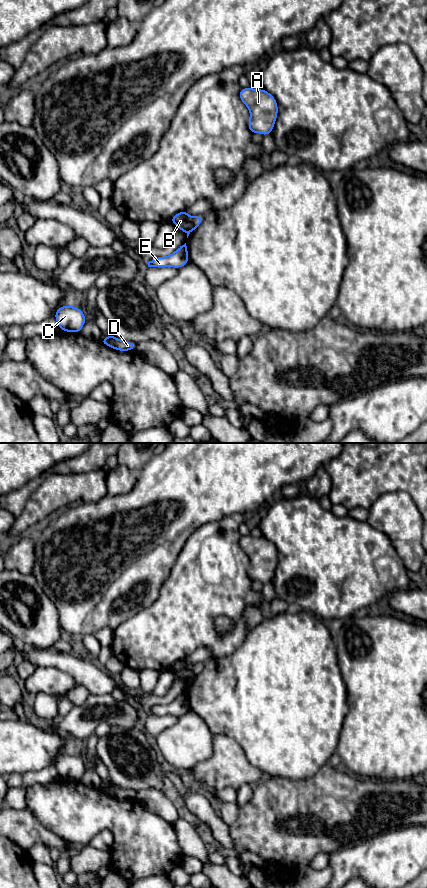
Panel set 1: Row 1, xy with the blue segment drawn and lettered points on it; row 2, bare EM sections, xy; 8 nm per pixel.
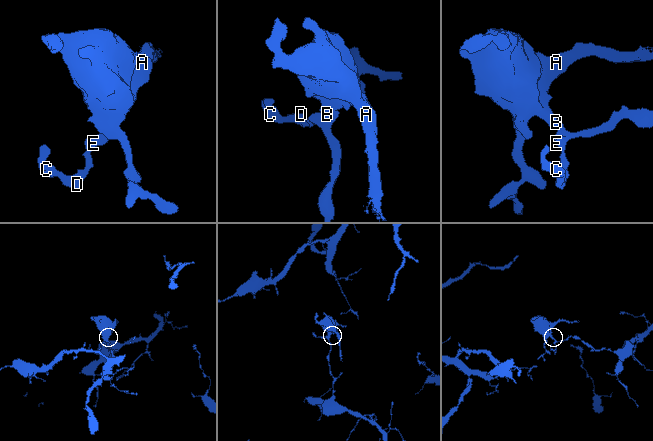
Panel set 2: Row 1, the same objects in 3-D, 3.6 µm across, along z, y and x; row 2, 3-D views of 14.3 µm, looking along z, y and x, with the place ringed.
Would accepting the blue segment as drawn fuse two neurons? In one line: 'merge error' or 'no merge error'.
merge error

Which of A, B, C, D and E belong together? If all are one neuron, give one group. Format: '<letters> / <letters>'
A B / C D E

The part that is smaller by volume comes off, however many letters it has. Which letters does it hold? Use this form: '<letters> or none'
A, B

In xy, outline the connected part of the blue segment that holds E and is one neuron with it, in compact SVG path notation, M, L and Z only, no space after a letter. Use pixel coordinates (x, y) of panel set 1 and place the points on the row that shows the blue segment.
M186 243L178 247L171 255L165 257L155 257L149 261L148 267L173 267L180 269L189 262L189 254Z

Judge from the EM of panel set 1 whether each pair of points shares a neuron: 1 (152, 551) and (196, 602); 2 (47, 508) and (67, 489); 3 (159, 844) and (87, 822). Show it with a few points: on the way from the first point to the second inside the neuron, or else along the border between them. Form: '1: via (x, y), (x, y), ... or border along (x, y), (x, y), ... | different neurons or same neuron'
1: border along (181, 550), (159, 592) | different neurons
2: via (52, 503), (62, 493) | same neuron
3: via (141, 835), (127, 821), (105, 821) | same neuron

